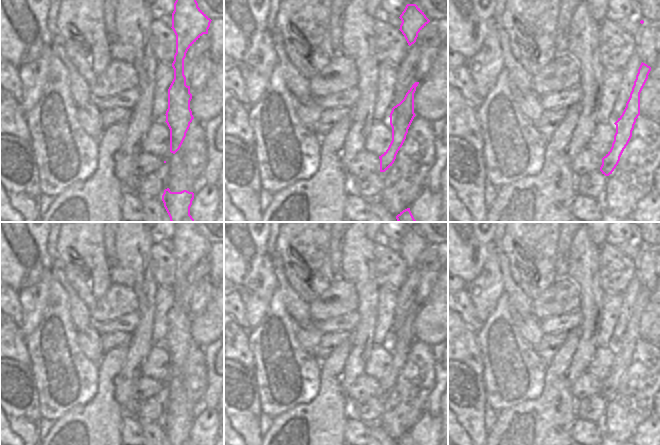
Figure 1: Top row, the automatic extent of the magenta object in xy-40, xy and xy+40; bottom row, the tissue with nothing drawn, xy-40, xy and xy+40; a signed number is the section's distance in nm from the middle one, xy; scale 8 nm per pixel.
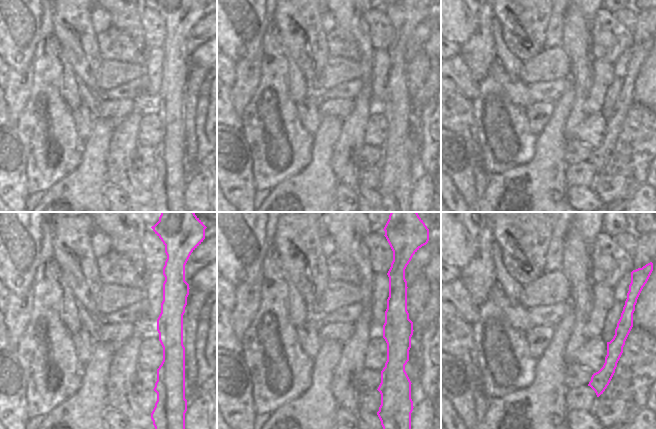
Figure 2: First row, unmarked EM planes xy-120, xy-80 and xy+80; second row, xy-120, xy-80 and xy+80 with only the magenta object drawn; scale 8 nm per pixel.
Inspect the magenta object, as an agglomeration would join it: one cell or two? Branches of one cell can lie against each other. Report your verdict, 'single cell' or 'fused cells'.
fused cells

